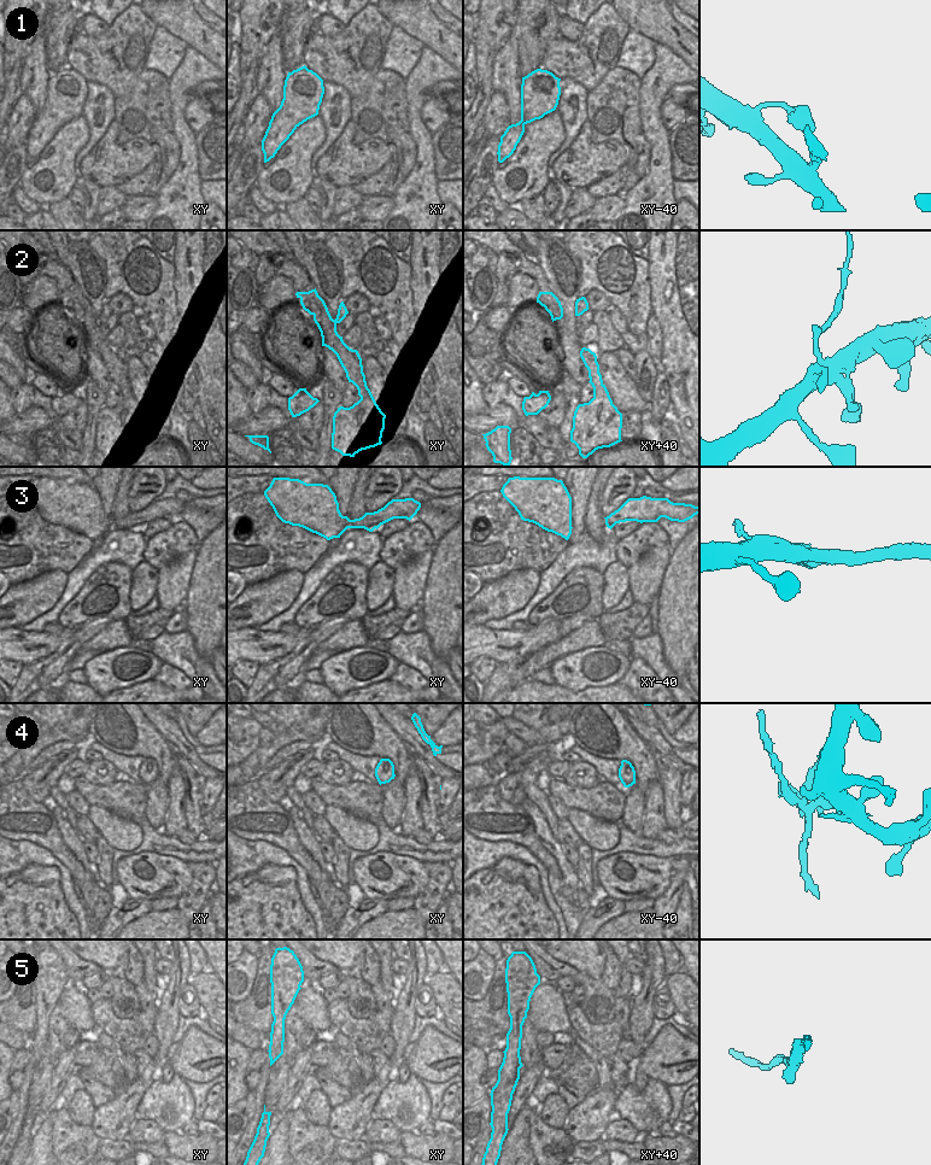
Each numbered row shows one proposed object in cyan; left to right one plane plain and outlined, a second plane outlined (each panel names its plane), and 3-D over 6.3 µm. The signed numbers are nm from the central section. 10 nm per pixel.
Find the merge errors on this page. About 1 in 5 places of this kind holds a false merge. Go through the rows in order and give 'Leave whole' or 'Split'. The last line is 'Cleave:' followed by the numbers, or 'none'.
1: Split
2: Split
3: Leave whole
4: Split
5: Leave whole
Cleave: 1, 2, 4

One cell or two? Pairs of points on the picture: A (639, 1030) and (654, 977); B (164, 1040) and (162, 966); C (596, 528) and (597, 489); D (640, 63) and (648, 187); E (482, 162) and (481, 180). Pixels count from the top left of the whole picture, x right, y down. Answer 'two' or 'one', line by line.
A: one
B: two
C: one
D: two
E: one

